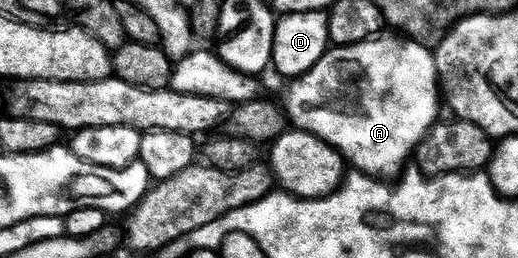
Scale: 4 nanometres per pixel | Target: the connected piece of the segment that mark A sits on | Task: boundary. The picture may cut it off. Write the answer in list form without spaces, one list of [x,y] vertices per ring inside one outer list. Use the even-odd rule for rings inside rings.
[[[383,33],[376,39],[369,39],[363,43],[348,45],[347,47],[331,46],[327,50],[326,56],[307,75],[301,76],[291,87],[294,88],[290,91],[290,107],[288,106],[289,122],[295,128],[309,131],[310,134],[318,136],[325,143],[329,143],[330,146],[336,148],[342,154],[343,159],[346,160],[351,168],[357,169],[359,172],[371,177],[394,174],[397,176],[407,166],[407,164],[405,165],[406,158],[409,155],[411,158],[417,152],[418,142],[433,129],[435,123],[439,122],[440,119],[440,115],[438,115],[438,103],[440,107],[440,84],[438,82],[436,61],[434,60],[434,51],[429,47],[425,47],[423,43],[415,43],[413,39],[405,38],[398,33]]]

